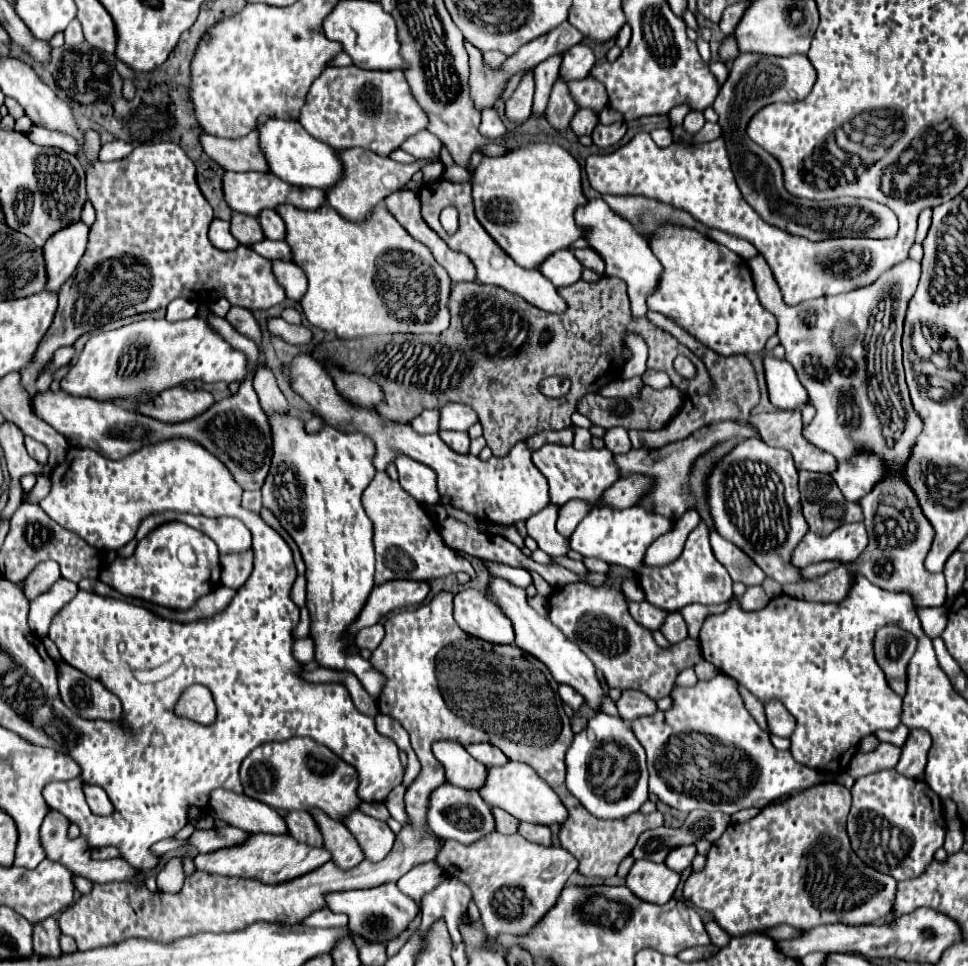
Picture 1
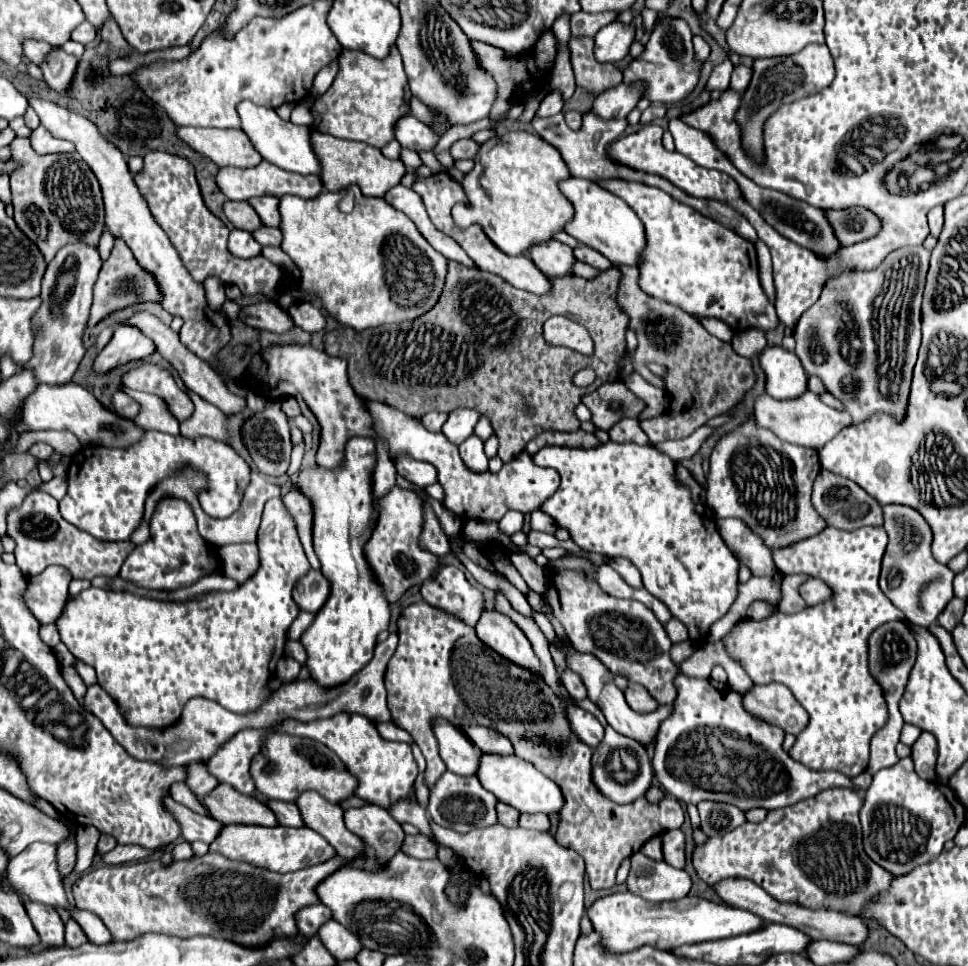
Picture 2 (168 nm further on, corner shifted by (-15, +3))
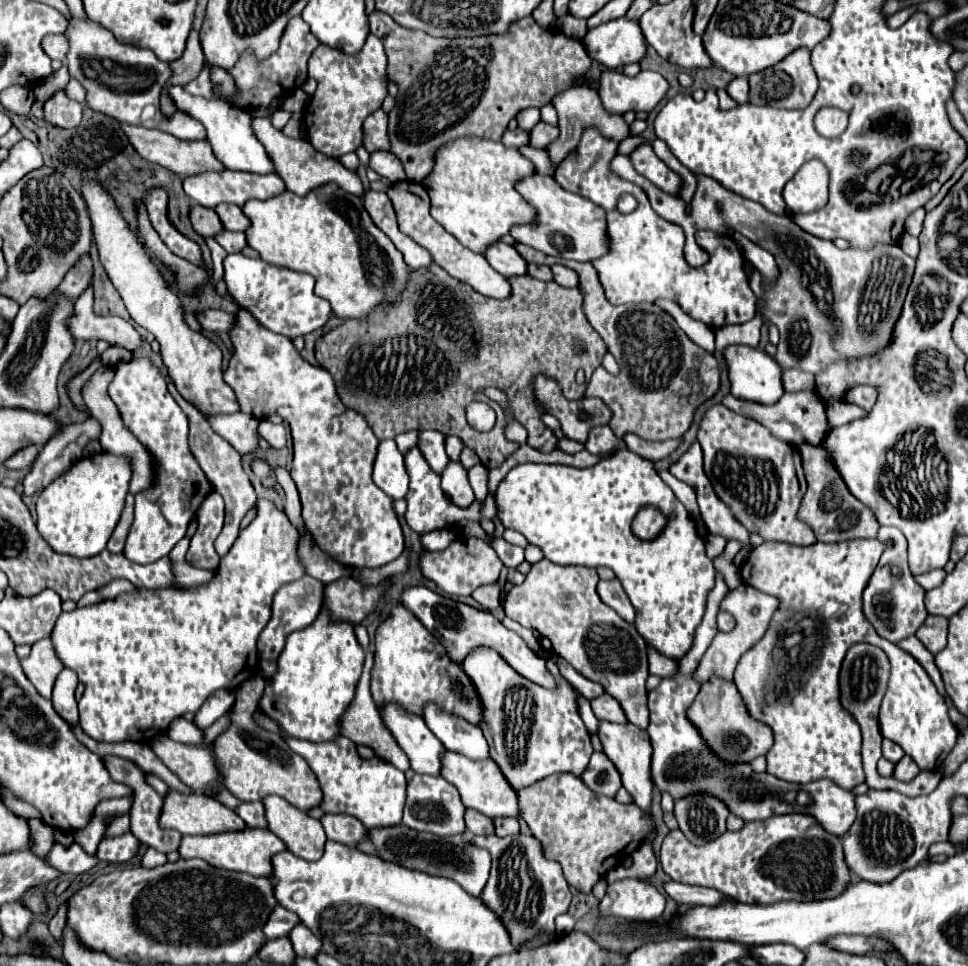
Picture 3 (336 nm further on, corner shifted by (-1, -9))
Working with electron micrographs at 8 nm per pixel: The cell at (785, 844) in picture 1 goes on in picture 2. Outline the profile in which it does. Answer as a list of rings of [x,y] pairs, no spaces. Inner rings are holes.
[[[831,788],[831,790],[823,790],[819,792],[817,796],[811,796],[799,804],[793,804],[793,806],[787,806],[787,808],[779,808],[779,812],[767,812],[767,818],[759,824],[751,824],[751,822],[745,822],[741,824],[739,828],[735,828],[733,832],[727,832],[723,836],[715,836],[715,838],[707,838],[701,846],[695,846],[693,848],[693,856],[691,856],[691,862],[693,862],[693,868],[697,872],[697,876],[707,882],[709,886],[713,886],[715,882],[723,880],[723,878],[747,878],[747,880],[753,880],[755,884],[759,884],[767,894],[771,894],[775,900],[779,902],[793,902],[793,904],[801,904],[801,906],[807,906],[807,908],[829,908],[829,910],[837,910],[837,912],[843,912],[847,910],[849,914],[859,914],[861,906],[877,892],[881,890],[887,890],[889,884],[891,884],[891,878],[893,874],[889,874],[885,868],[877,866],[863,850],[863,844],[861,844],[861,824],[859,824],[859,810],[861,810],[861,796],[853,790],[847,790],[847,788]]]

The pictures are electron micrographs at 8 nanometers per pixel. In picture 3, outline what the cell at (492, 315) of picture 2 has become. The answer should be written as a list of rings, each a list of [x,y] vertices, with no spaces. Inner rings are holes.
[[[437,264],[413,270],[409,292],[405,292],[405,300],[401,300],[401,304],[395,304],[387,314],[375,312],[367,320],[349,320],[321,336],[315,344],[317,362],[321,368],[331,372],[343,404],[365,416],[379,440],[395,438],[401,432],[417,428],[439,430],[443,434],[459,436],[465,446],[477,452],[483,466],[489,470],[497,468],[519,448],[519,444],[505,440],[505,414],[483,394],[483,388],[495,386],[507,392],[513,416],[527,428],[527,444],[541,452],[553,452],[559,440],[541,420],[547,410],[535,398],[533,378],[539,374],[553,378],[561,386],[565,398],[581,400],[585,396],[587,384],[579,388],[575,382],[575,372],[583,368],[589,382],[593,370],[601,366],[603,356],[607,354],[607,346],[599,332],[589,324],[583,312],[583,294],[577,286],[565,288],[555,282],[535,280],[531,276],[517,276],[511,282],[513,296],[509,300],[495,300],[475,292],[469,284],[455,280]],[[473,400],[483,400],[497,412],[497,422],[489,432],[479,432],[467,424],[465,406]]]

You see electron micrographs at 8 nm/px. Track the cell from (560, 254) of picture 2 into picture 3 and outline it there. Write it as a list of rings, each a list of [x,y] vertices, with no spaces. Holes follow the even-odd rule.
[[[497,242],[493,244],[493,248],[489,248],[489,252],[485,252],[487,262],[503,276],[507,278],[515,278],[515,276],[525,276],[529,262],[509,244]]]

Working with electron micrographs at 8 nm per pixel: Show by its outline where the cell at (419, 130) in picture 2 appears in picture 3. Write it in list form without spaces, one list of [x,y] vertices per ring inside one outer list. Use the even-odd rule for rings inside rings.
[[[377,110],[369,120],[365,120],[365,140],[363,146],[369,152],[377,150],[389,150],[389,132],[387,132],[387,114],[383,110]]]

